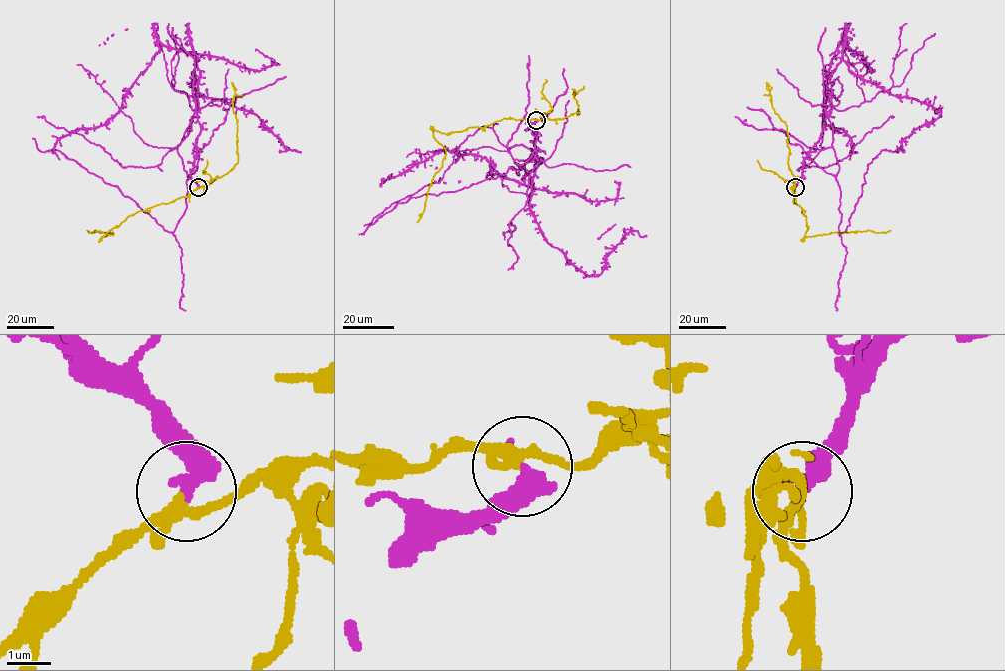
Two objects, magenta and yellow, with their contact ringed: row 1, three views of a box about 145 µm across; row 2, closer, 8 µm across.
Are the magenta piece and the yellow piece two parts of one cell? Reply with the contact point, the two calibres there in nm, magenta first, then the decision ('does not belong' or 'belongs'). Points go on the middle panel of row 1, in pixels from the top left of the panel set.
(536, 120) | 360/240 nm | does not belong

